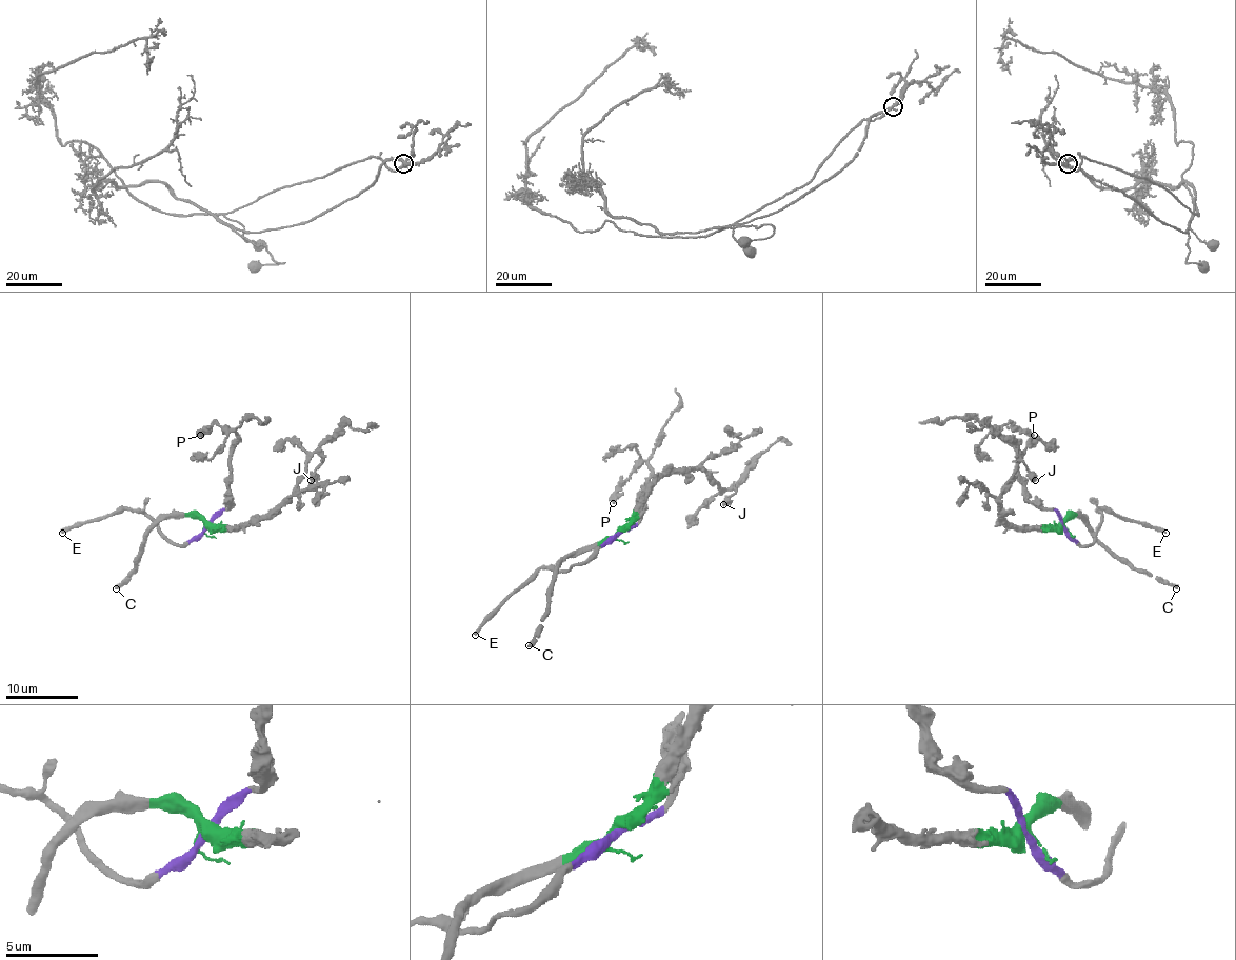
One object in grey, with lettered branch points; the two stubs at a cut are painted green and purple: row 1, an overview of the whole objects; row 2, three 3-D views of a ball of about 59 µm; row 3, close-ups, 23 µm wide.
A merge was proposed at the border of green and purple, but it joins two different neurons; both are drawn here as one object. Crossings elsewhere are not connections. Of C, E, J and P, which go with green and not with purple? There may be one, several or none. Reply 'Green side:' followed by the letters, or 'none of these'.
Green side: C, J

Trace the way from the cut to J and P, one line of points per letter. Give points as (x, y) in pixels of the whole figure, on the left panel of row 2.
J: (205, 526), (245, 526), (268, 517), (288, 497), (316, 452), (321, 464), (311, 481)
P: (205, 526), (227, 510), (228, 452), (238, 438), (233, 431), (225, 431), (215, 423), (200, 436)

